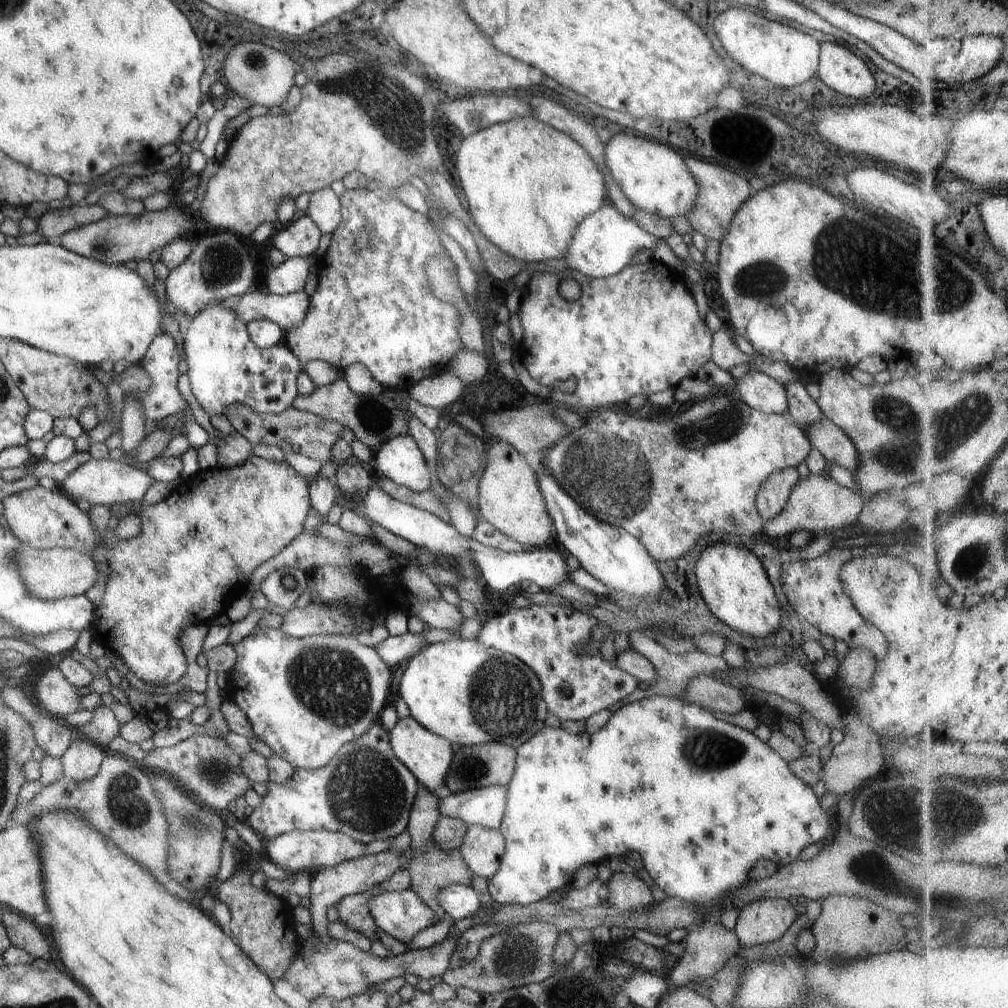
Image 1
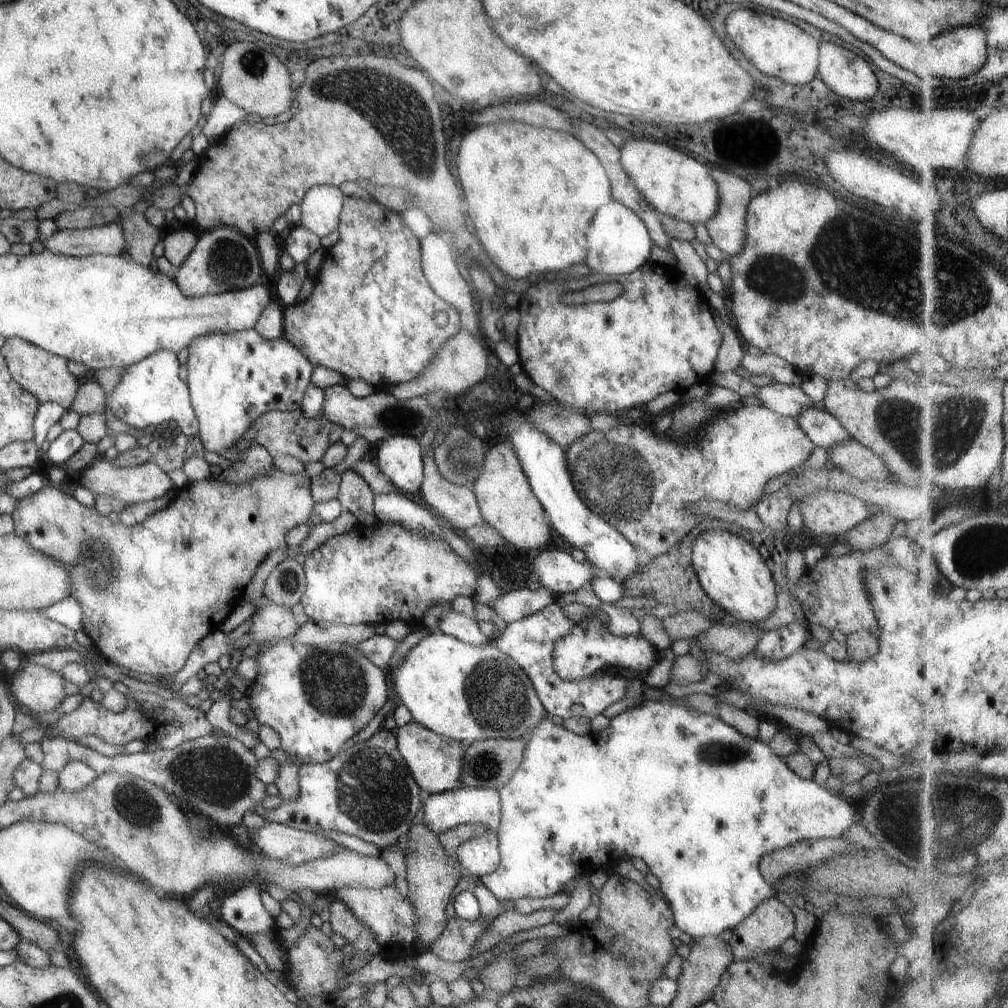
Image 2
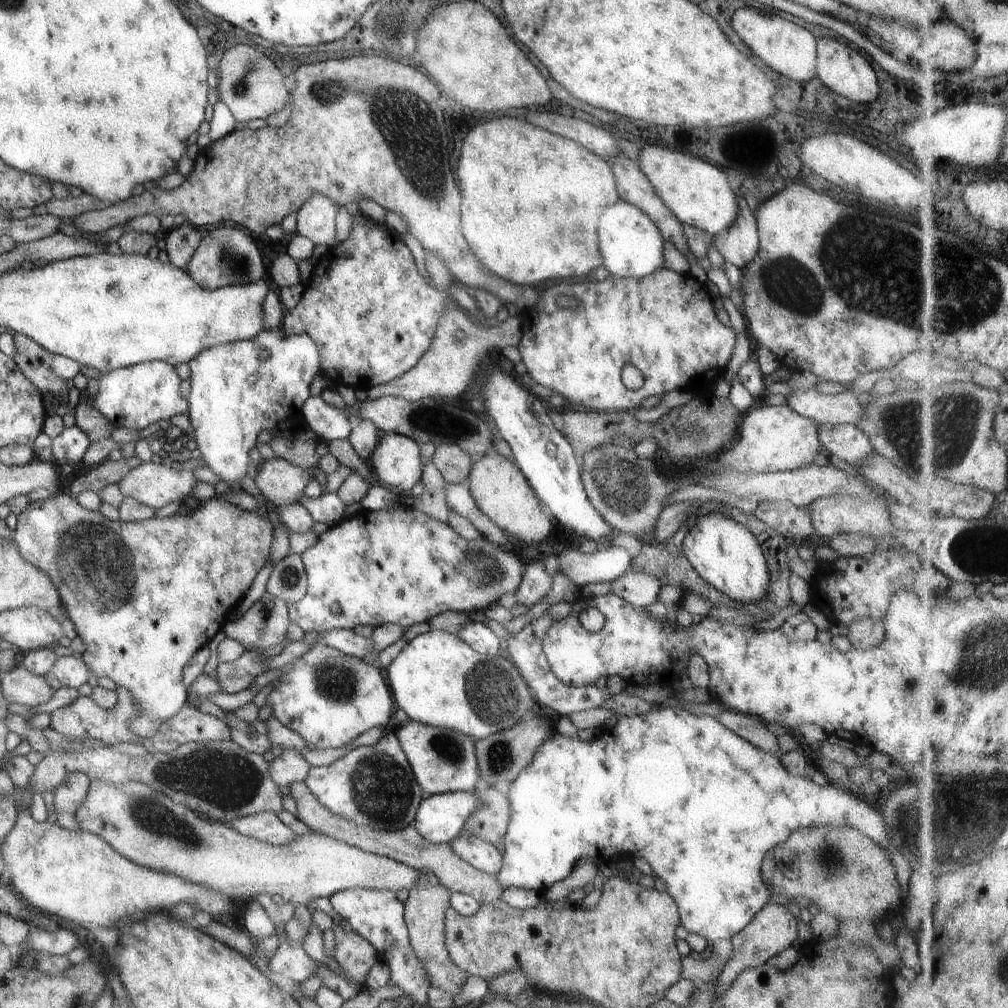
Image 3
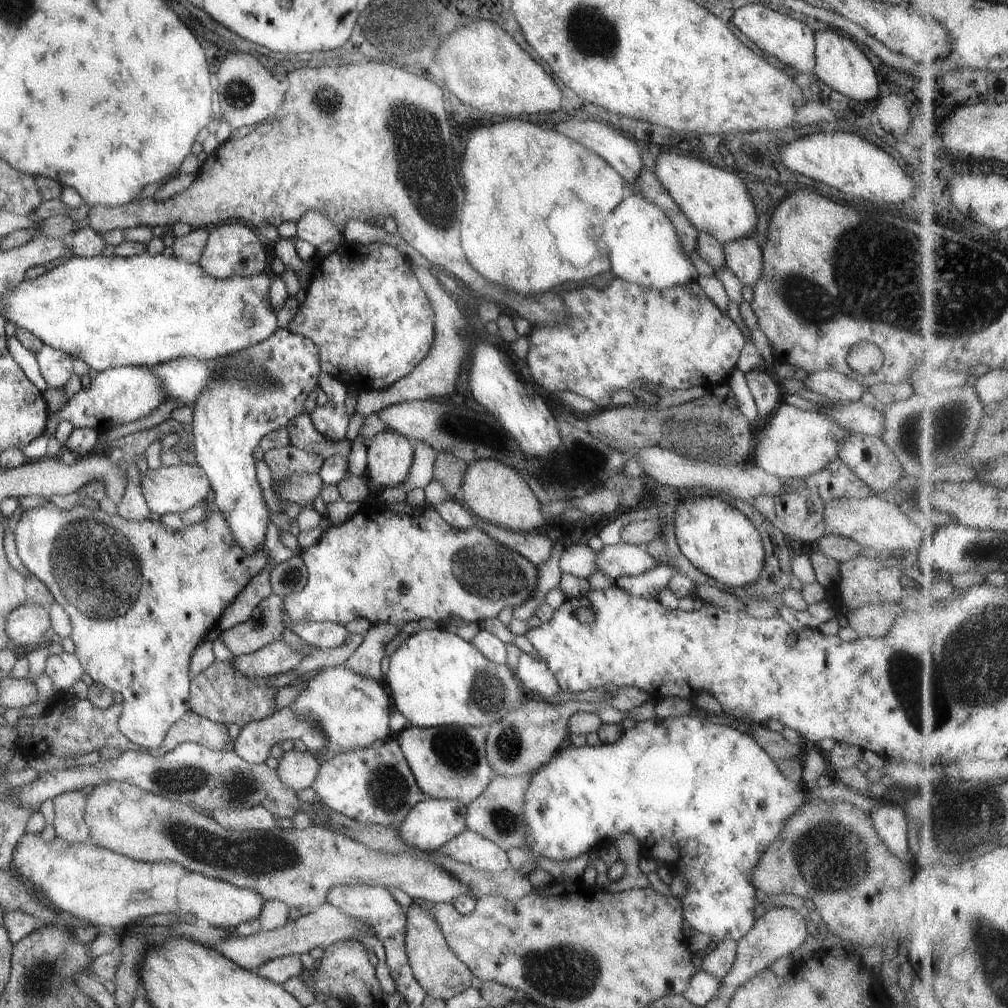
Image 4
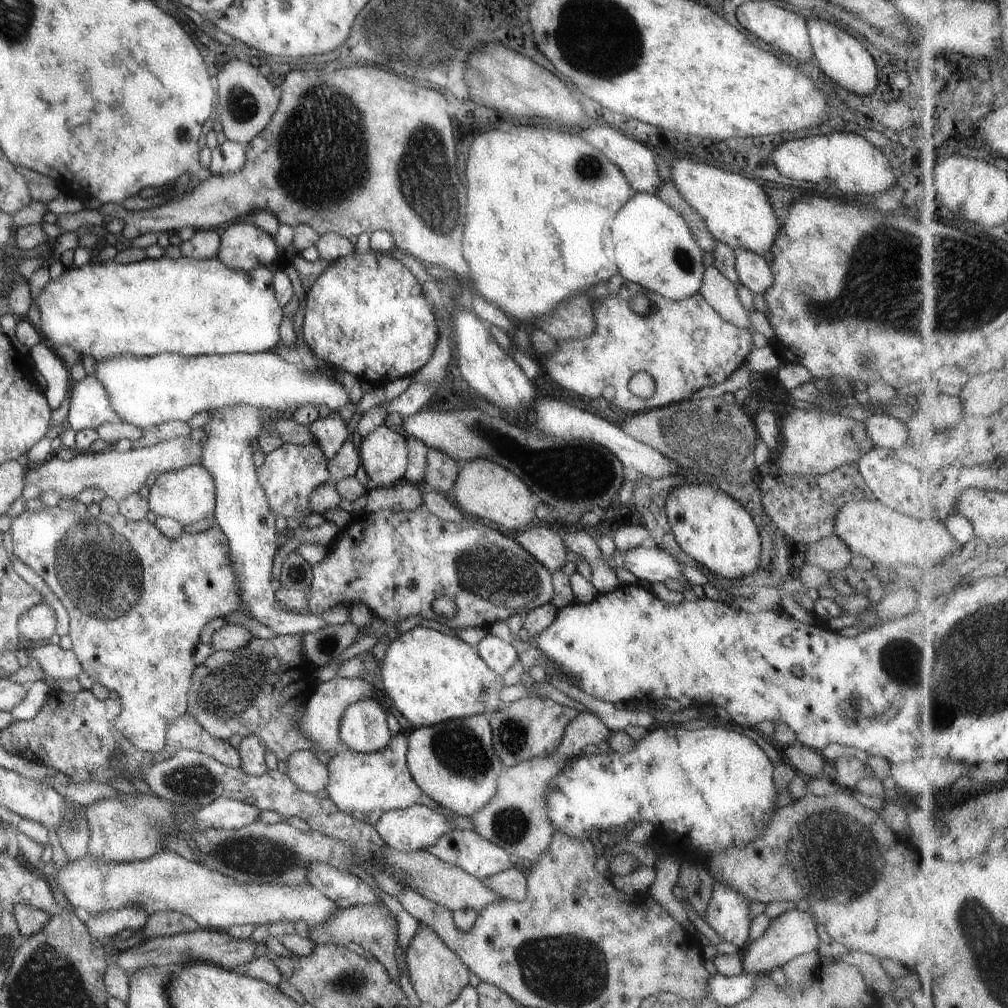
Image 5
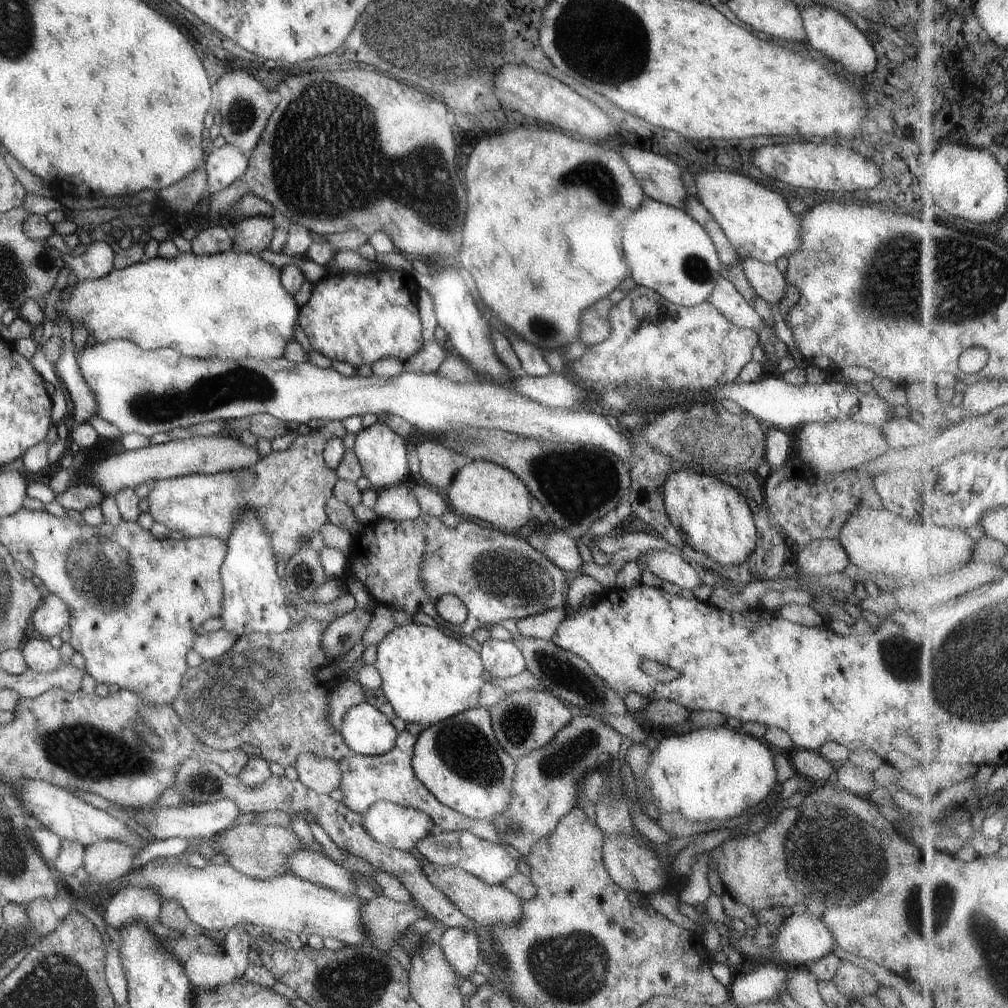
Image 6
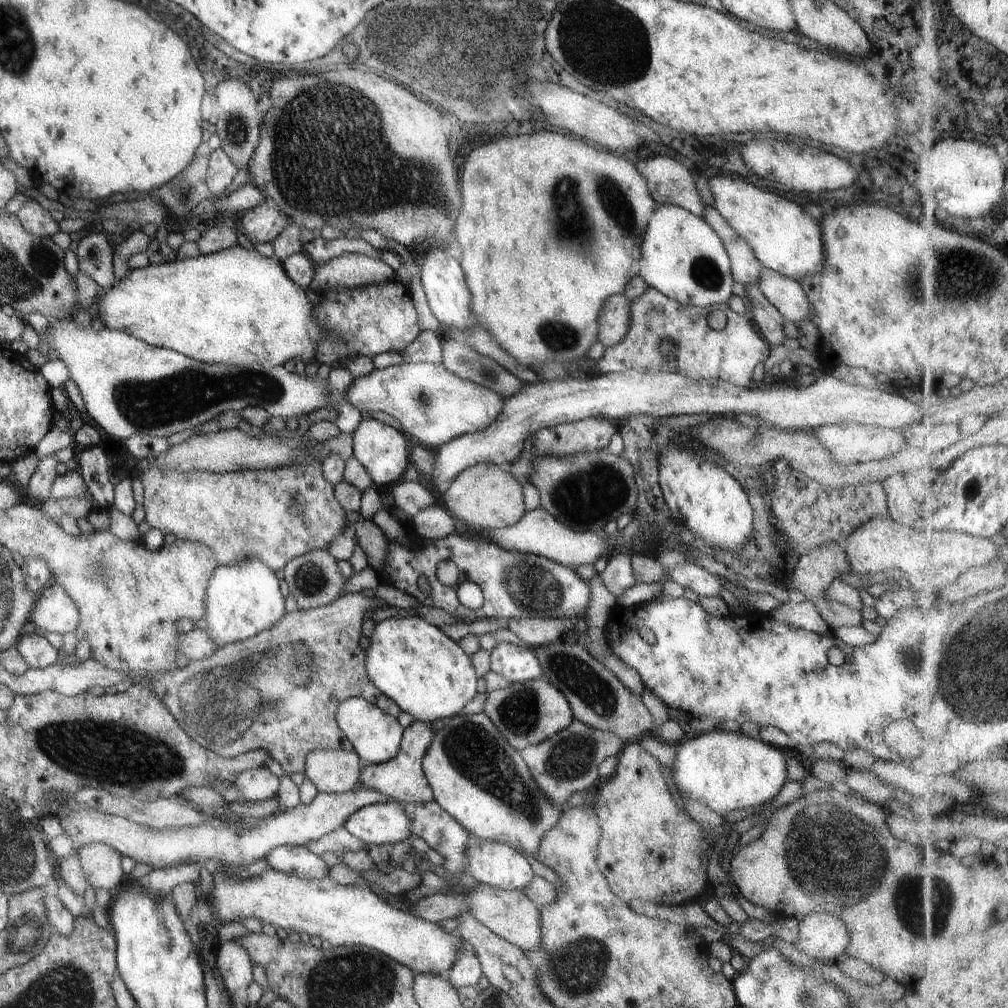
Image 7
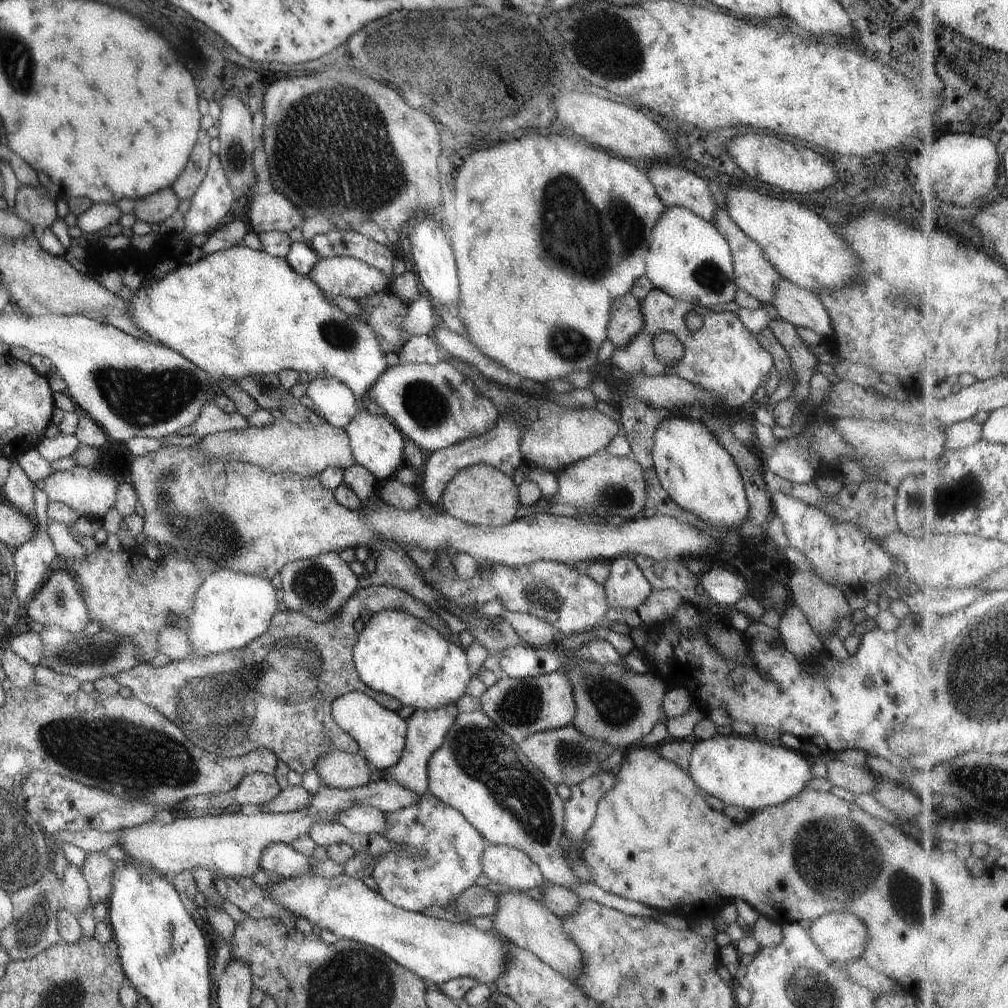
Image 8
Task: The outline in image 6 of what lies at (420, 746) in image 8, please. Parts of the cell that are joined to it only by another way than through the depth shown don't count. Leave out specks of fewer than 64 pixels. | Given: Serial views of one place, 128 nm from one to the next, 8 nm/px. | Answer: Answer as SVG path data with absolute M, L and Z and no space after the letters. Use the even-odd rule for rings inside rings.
M407 731L398 732L395 736L393 748L385 754L379 756L353 756L349 758L342 757L337 760L339 764L339 772L341 772L341 782L339 782L339 790L343 794L343 800L340 802L353 812L363 814L373 802L382 800L392 802L405 808L415 808L421 810L433 820L437 830L440 831L467 831L477 836L477 838L487 840L493 844L501 844L503 840L497 838L497 832L493 828L491 821L475 820L466 818L458 812L451 810L441 804L413 774L411 768L411 758L413 758L413 744L415 744L415 736Z

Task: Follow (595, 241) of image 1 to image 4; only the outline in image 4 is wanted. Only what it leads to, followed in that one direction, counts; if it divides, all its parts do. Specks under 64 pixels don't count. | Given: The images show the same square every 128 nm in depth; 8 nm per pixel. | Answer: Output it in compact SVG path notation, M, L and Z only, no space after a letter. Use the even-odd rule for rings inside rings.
M627 194L623 197L611 214L605 216L602 227L608 248L610 271L615 277L653 290L683 286L698 278L689 255L683 254L683 246L679 244L671 220L661 208L647 202L643 196Z

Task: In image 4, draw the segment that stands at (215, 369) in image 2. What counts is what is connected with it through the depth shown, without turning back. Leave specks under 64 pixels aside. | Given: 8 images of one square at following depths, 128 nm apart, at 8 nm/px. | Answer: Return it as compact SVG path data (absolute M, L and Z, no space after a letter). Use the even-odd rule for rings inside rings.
M277 328L265 340L231 352L225 360L253 362L265 372L269 386L253 386L253 376L251 386L245 386L229 374L213 374L213 382L203 388L192 405L192 461L205 472L214 492L215 508L225 516L235 544L243 554L253 556L257 550L265 548L265 526L270 513L255 477L253 447L268 432L283 428L294 416L305 413L307 395L318 386L320 362L315 344L286 328Z

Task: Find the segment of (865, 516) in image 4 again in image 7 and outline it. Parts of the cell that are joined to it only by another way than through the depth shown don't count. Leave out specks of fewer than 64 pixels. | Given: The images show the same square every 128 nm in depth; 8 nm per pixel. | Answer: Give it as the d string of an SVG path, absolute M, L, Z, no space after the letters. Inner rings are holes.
M890 517L871 518L865 524L857 526L842 543L850 570L861 575L864 572L877 572L885 568L901 570L909 574L909 582L919 590L919 582L925 582L925 590L941 590L943 586L953 584L971 568L983 567L993 560L997 561L999 549L997 544L978 536L969 536L963 532L911 530L905 525L897 524Z

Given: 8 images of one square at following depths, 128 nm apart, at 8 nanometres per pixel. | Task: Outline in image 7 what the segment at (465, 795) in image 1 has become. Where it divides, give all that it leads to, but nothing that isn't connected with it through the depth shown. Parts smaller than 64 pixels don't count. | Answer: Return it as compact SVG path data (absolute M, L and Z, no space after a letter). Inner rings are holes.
M388 799L387 802L373 802L353 812L342 824L347 832L375 846L397 844L409 834L409 820L403 812L402 805Z

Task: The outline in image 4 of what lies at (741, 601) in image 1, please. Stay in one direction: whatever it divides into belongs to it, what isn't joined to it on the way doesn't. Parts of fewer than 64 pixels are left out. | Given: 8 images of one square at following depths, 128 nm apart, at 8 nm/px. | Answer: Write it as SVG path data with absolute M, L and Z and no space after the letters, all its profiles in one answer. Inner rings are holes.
M695 492L695 496L681 500L675 506L673 515L674 534L676 543L683 556L700 570L705 576L713 578L717 582L724 584L729 588L741 588L748 584L753 584L759 573L763 570L763 559L765 551L762 547L762 540L757 534L757 528L749 522L747 516L743 516L739 510L735 510L731 504L722 502L718 497L699 496Z

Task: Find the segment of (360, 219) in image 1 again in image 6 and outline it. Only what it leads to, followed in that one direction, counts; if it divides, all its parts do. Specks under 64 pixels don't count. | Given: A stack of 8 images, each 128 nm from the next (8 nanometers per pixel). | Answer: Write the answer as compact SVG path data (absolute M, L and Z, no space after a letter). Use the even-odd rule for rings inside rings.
M380 267L369 274L329 273L322 276L311 286L310 296L299 307L298 324L313 350L333 361L349 363L353 368L371 366L380 358L394 357L404 363L413 356L423 340L421 340L420 316L417 308L417 292L419 290L413 273L408 269L391 269Z

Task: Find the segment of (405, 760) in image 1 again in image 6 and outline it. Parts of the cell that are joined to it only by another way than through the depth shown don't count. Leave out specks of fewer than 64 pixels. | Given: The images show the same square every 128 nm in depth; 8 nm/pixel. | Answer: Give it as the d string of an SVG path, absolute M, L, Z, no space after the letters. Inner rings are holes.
M485 707L469 708L419 732L411 768L415 778L441 804L466 818L491 821L501 810L507 810L515 761L499 746Z

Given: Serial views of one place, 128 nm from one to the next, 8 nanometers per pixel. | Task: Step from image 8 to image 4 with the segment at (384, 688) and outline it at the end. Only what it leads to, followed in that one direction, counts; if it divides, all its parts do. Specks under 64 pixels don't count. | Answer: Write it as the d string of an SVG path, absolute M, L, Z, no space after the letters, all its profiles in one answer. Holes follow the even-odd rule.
M441 625L433 629L419 630L406 637L389 656L388 670L383 677L396 710L401 712L413 727L453 725L487 728L515 709L526 695L506 664L489 662L473 644L445 631Z

